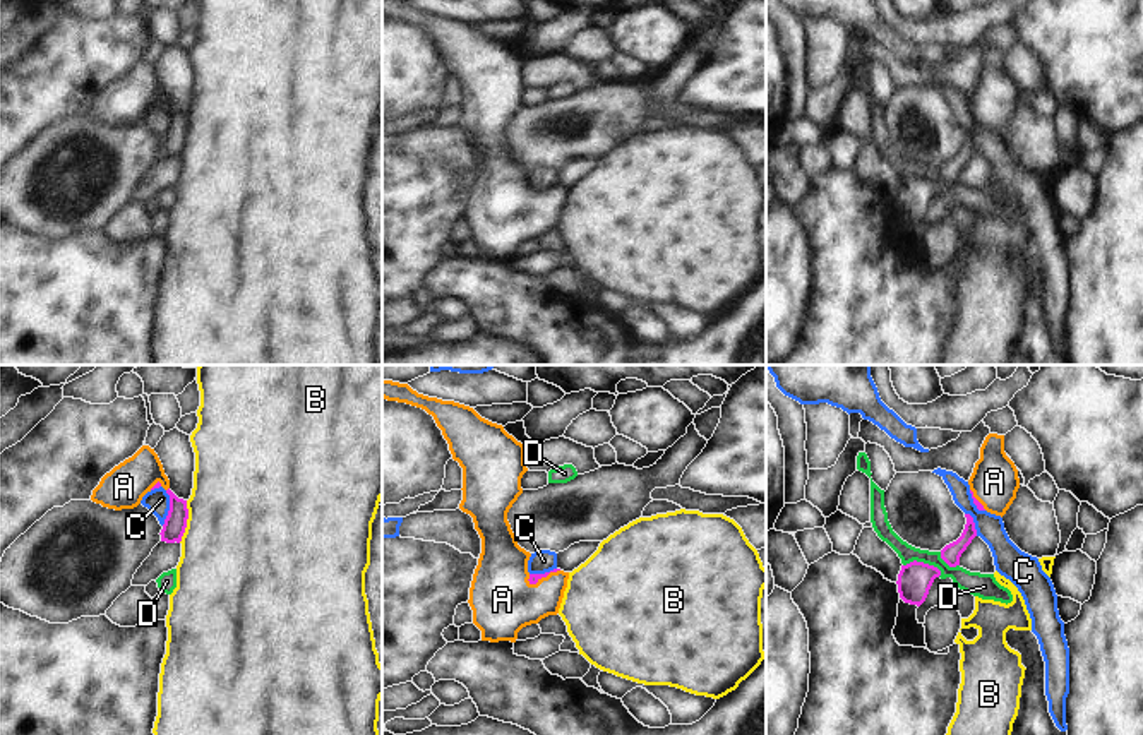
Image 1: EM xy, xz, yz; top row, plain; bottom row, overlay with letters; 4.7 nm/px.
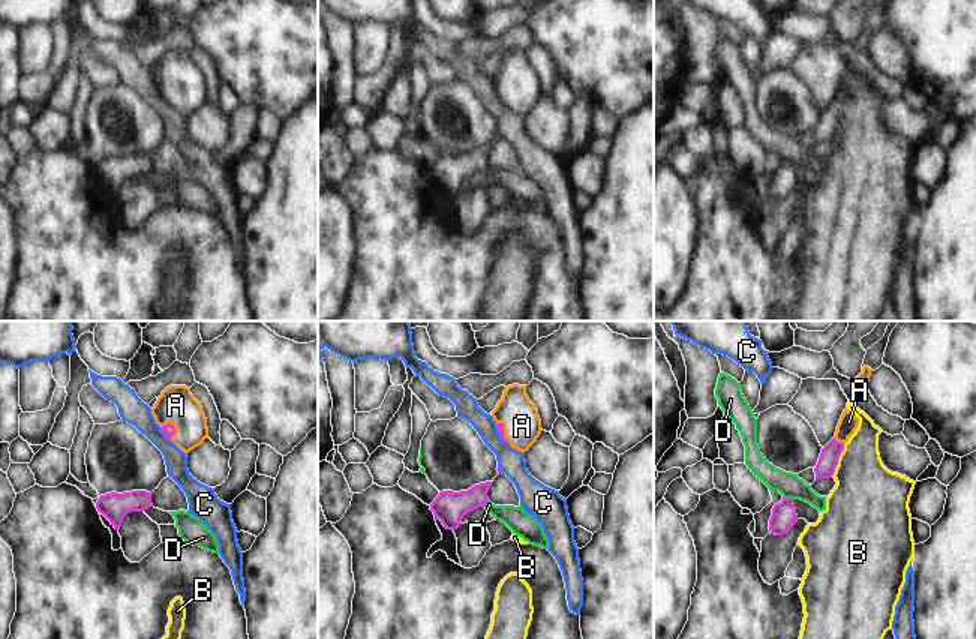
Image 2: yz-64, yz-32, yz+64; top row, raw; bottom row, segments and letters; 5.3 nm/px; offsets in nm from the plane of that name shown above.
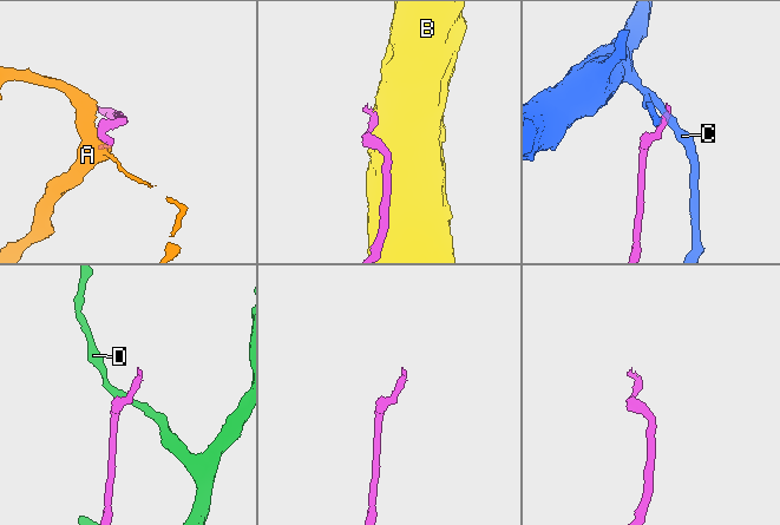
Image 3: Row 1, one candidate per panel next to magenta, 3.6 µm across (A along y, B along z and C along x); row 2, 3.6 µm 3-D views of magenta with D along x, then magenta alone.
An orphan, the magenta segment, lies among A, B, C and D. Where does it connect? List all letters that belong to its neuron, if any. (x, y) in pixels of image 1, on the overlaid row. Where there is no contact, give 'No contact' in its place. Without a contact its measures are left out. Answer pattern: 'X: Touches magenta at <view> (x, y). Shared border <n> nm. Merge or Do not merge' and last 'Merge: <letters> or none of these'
A: Touches magenta at xz (542, 576). Shared border 170 nm. Merge
B: Touches magenta at xy (185, 521). Shared border 200 nm. Do not merge
C: Touches magenta at xy (170, 507). Shared border 170 nm. Do not merge
D: Touches magenta at yz (922, 562). Shared border 190 nm. Do not merge
Merge: A

